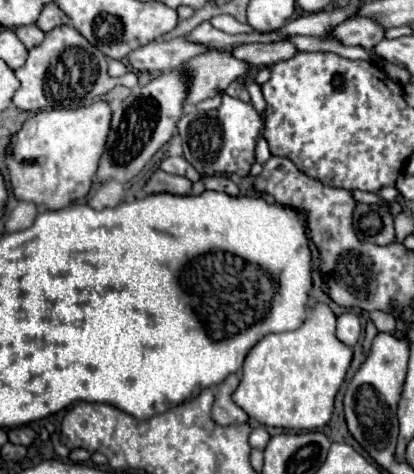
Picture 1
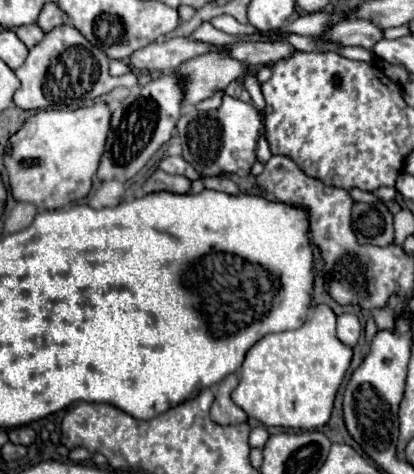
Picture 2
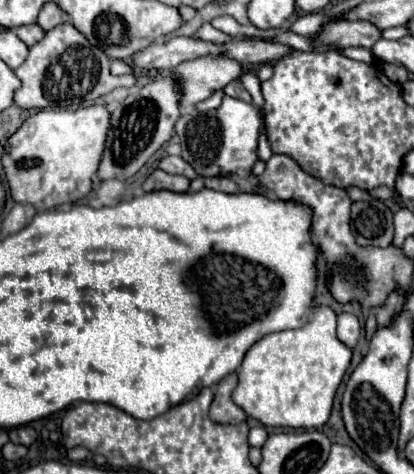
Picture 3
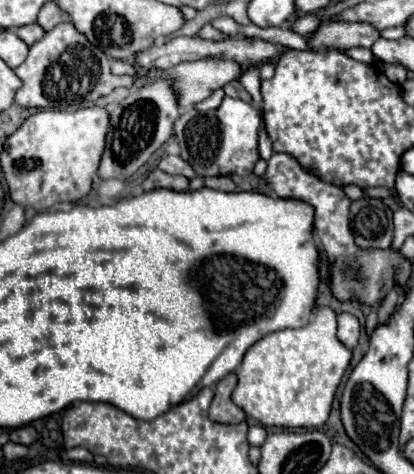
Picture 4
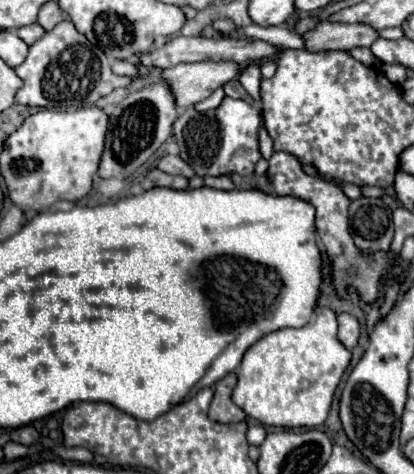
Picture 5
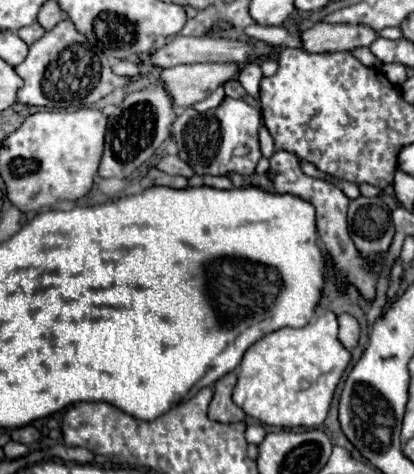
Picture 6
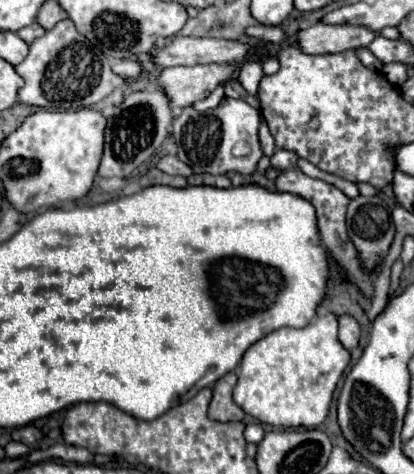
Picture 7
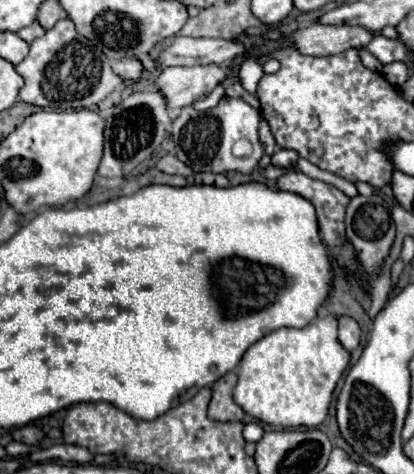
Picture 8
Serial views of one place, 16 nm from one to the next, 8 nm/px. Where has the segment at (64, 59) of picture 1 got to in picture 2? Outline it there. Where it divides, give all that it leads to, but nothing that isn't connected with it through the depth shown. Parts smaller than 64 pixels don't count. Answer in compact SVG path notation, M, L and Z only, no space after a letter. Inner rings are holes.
M60 24L46 32L44 40L30 48L26 62L16 70L22 86L14 94L14 104L24 110L44 110L44 108L80 108L92 104L92 100L108 94L116 86L132 88L136 86L134 74L110 76L108 56L100 48L88 44L88 40L76 32L70 24Z

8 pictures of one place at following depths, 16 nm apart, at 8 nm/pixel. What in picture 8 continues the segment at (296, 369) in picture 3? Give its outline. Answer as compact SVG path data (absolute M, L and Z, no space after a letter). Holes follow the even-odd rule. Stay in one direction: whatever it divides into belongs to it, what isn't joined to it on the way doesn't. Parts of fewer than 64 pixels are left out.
M334 316L316 318L306 328L278 328L252 344L240 366L234 400L256 420L272 426L318 426L328 414L332 392L350 362L348 350L338 342Z

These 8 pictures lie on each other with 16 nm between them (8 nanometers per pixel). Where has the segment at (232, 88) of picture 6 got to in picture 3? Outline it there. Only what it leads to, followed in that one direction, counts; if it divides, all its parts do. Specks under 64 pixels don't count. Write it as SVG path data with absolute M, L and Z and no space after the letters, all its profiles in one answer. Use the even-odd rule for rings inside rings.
M232 80L232 82L224 88L224 92L226 92L228 96L232 96L232 98L240 98L240 100L244 100L244 102L252 102L250 94L244 90L244 86L242 86L240 80Z

